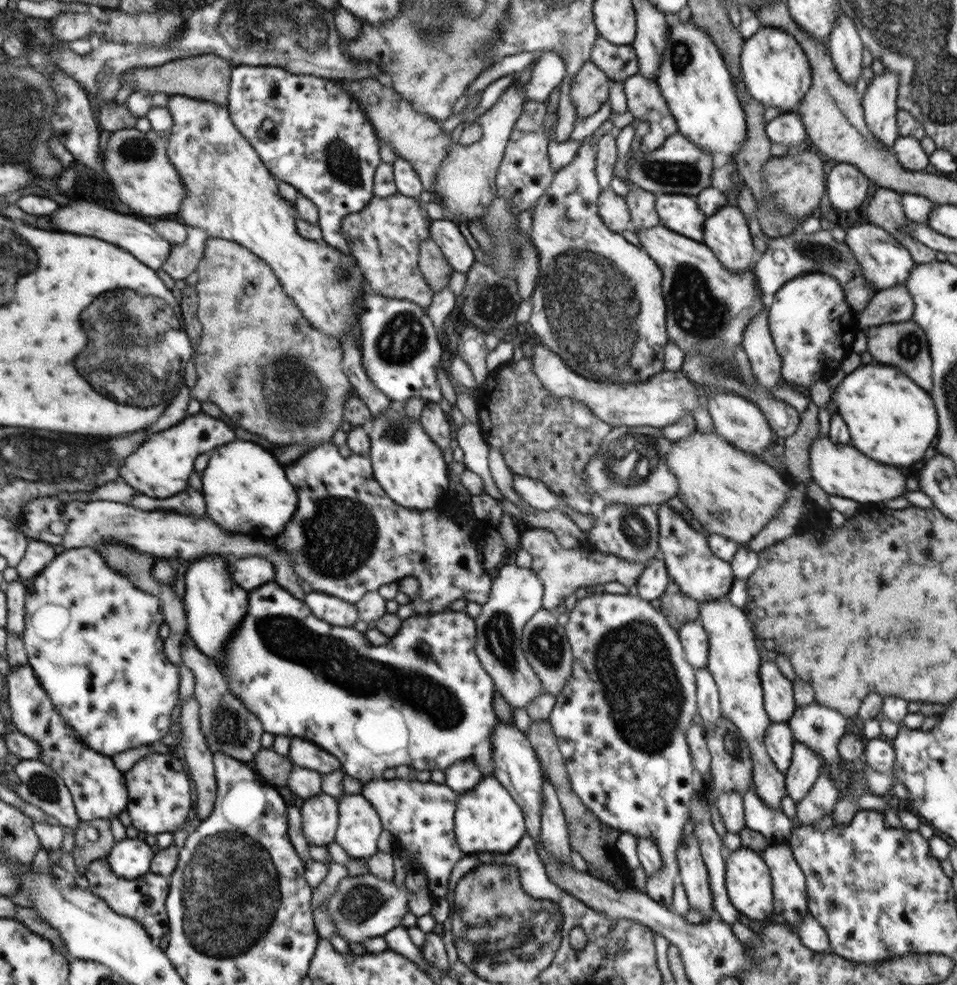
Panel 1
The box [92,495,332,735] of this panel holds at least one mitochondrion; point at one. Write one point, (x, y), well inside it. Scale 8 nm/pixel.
(128, 568)

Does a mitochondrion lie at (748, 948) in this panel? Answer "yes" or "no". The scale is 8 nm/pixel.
no

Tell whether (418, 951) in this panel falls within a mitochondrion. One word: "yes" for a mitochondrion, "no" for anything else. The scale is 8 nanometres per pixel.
no

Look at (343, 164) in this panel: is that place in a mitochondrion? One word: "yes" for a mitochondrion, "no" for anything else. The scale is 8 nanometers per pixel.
yes

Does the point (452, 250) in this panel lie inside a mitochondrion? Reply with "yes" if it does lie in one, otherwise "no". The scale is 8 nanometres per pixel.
no

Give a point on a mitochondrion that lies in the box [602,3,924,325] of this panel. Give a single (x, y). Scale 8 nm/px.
(689, 175)

